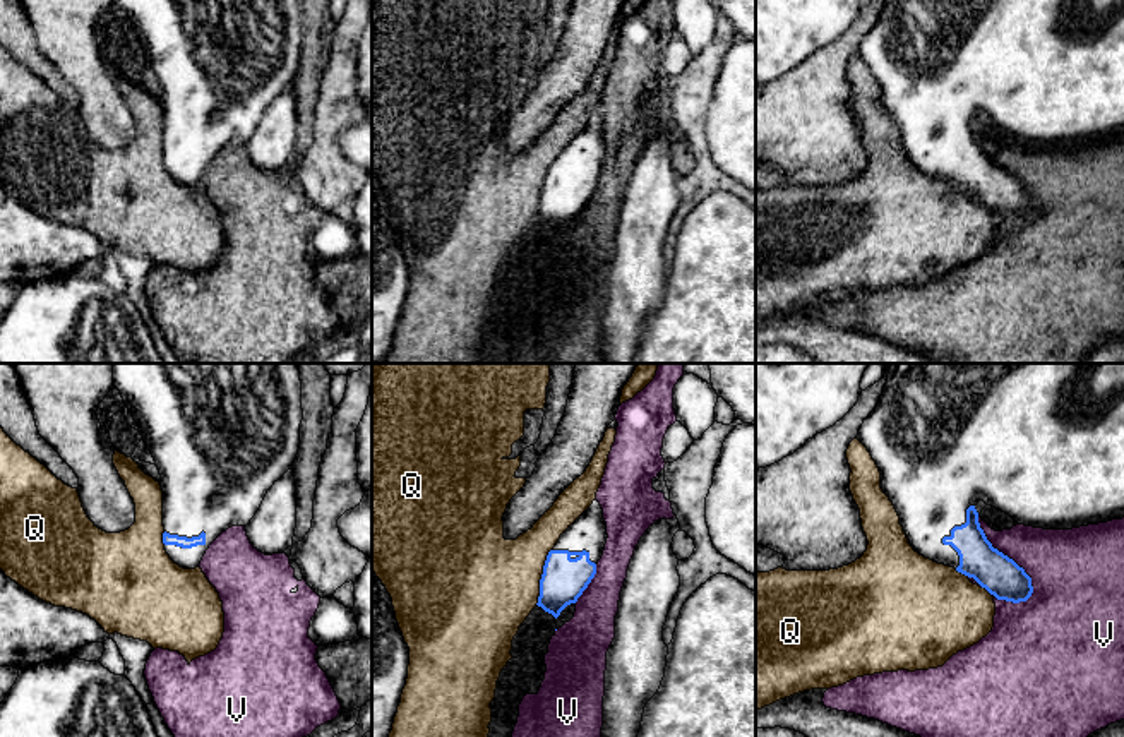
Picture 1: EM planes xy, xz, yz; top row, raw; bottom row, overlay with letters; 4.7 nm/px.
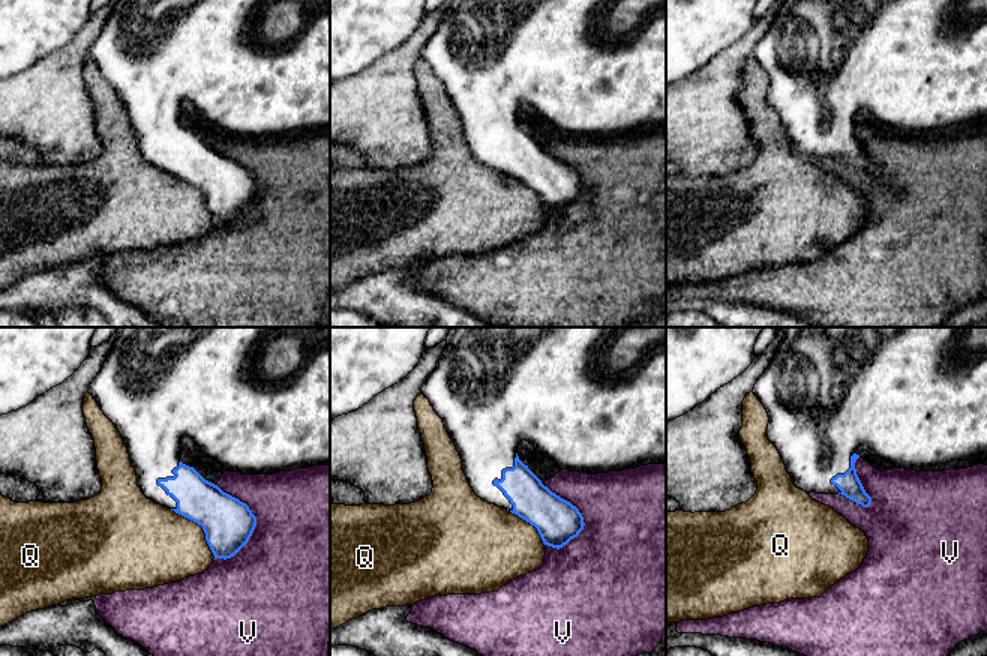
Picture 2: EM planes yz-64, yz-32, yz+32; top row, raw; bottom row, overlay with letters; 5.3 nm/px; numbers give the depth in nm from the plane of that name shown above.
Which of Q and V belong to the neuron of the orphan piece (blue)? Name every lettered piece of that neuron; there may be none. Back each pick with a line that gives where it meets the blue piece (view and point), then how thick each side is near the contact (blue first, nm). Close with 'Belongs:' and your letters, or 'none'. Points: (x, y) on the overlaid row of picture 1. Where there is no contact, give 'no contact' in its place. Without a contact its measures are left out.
Belongs: none

